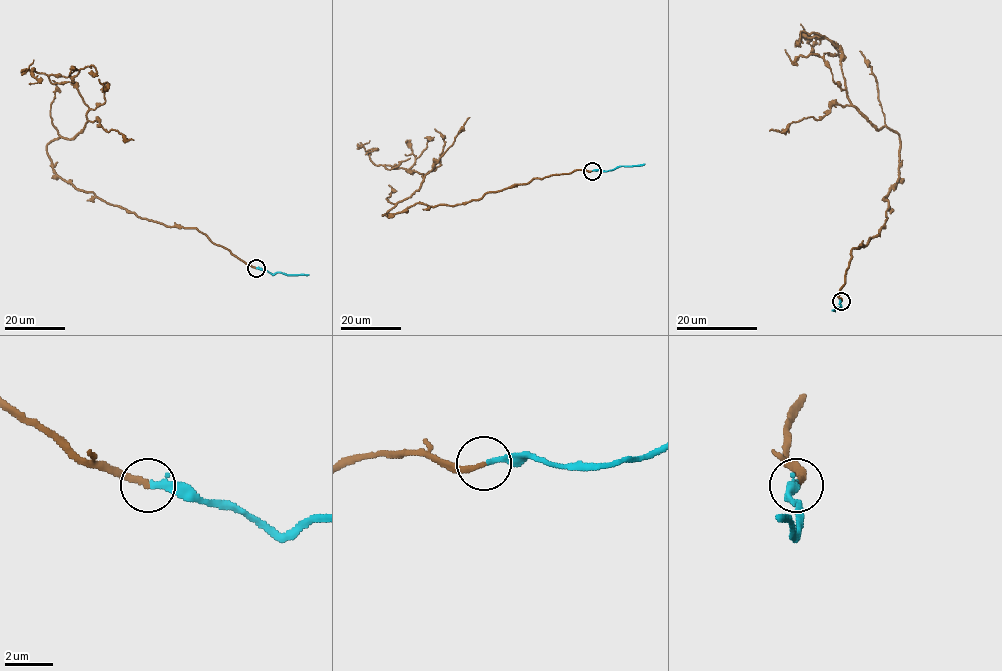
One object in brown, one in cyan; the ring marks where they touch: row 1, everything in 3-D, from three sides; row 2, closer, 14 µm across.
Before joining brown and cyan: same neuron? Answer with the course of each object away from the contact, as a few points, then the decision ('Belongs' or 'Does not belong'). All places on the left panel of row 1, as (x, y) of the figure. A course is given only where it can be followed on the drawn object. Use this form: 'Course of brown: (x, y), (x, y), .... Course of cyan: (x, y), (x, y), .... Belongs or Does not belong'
Course of brown: (256, 268), (195, 228), (63, 180), (47, 145), (80, 132), (89, 107), (70, 77), (32, 70), (29, 84). Course of cyan: (256, 268), (273, 274), (308, 275). Belongs

